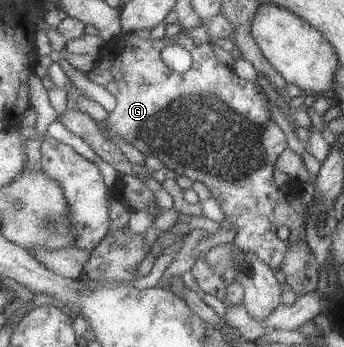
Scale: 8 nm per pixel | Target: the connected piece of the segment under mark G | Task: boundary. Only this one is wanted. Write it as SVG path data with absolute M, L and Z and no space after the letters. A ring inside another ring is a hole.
M123 33L103 46L95 65L86 77L106 88L116 99L116 108L108 113L106 119L110 132L124 137L146 156L155 155L162 159L164 168L172 169L194 182L206 183L228 215L228 224L237 226L234 242L239 250L245 253L254 251L256 257L266 261L266 265L277 272L286 247L304 241L304 237L294 237L292 241L280 240L275 230L282 225L290 228L301 224L306 204L298 199L296 193L292 195L288 185L276 187L272 181L276 158L287 145L284 133L270 119L264 89L258 83L238 77L232 66L224 65L216 57L212 45L208 42L197 44L188 33L149 40L138 37L136 33ZM172 44L180 45L190 53L192 64L187 72L178 73L164 63L162 49Z

